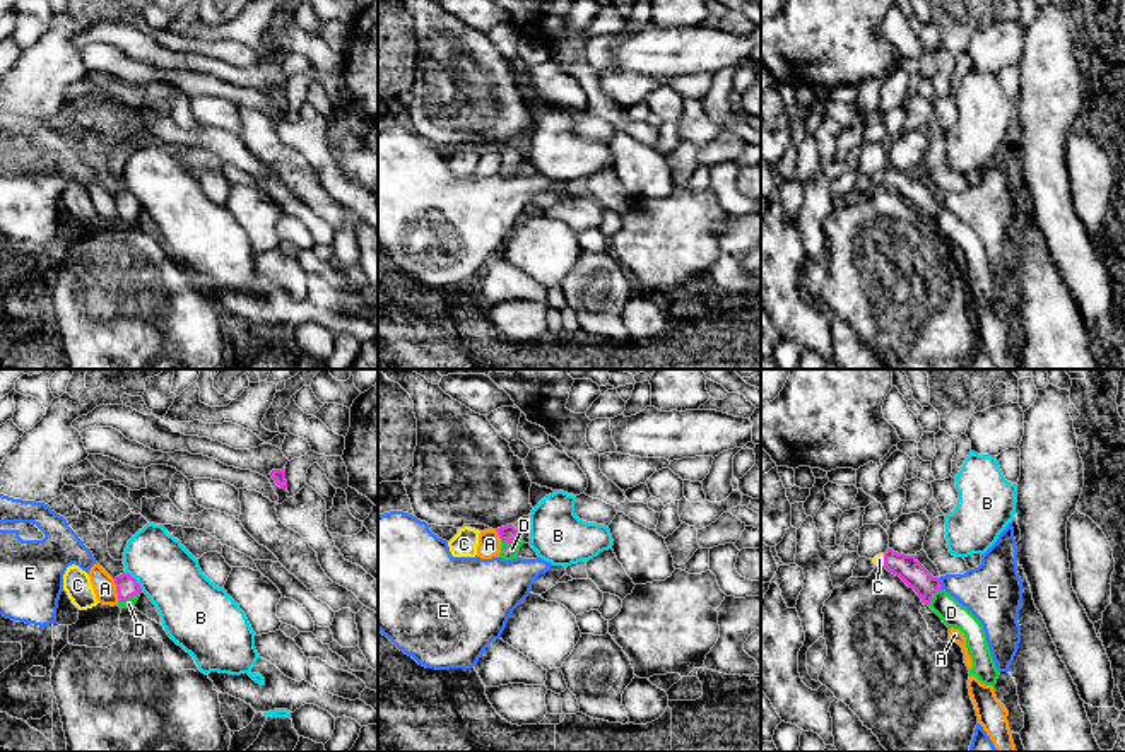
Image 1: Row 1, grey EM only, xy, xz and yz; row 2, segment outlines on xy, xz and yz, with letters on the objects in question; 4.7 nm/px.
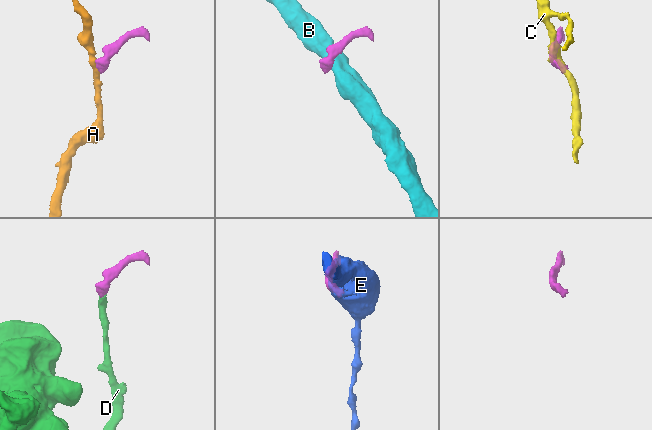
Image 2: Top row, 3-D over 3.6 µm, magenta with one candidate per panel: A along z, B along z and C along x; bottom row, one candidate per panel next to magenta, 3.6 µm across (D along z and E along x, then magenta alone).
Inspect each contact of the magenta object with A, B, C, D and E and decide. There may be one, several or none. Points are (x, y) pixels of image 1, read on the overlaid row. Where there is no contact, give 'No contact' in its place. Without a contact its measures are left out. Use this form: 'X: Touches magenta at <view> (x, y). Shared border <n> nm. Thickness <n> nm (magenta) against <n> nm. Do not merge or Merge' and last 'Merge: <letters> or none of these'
A: Touches magenta at xy (117, 590). Shared border 100 nm. Thickness 100 nm (magenta) against 110 nm. Do not merge
B: Touches magenta at xy (135, 580). Shared border 130 nm. Thickness 100 nm (magenta) against 280 nm. Do not merge
C: Touches magenta at yz (884, 559). Shared border 60 nm. Thickness 110 nm (magenta) against 50 nm. Do not merge
D: Touches magenta at xy (129, 597). Shared border 120 nm. Thickness 100 nm (magenta) against 50 nm. Merge
E: Touches magenta at yz (939, 583). Shared border 60 nm. Thickness 110 nm (magenta) against 280 nm. Do not merge
Merge: D

